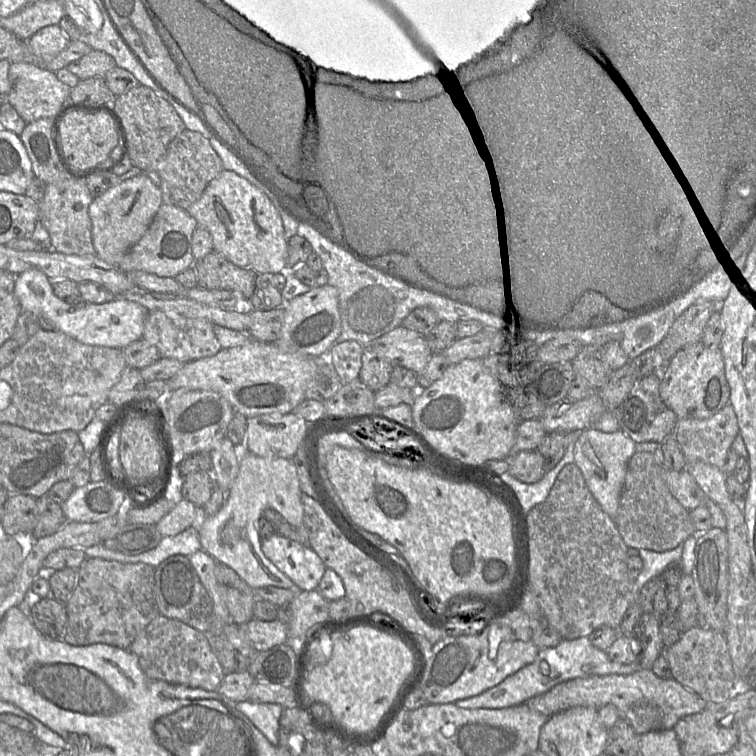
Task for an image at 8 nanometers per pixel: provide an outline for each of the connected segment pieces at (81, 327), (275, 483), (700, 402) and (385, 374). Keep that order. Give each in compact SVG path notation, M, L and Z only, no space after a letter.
M37 269L15 275L15 295L22 311L49 321L53 329L83 344L123 349L143 336L148 310L142 305L123 297L102 304L85 301L78 304L66 303L55 295L53 281Z
M240 451L239 472L228 490L225 502L217 513L198 522L202 550L234 570L250 588L275 586L297 591L297 586L263 553L258 534L258 520L267 508L272 508L294 527L301 527L304 510L301 502L297 468L292 460L262 457Z
M699 342L679 350L663 372L660 379L659 392L662 401L676 414L677 419L707 419L712 417L729 404L730 391L725 378L724 363L720 349L708 348Z
M364 348L358 382L376 392L390 383L392 367L388 360Z

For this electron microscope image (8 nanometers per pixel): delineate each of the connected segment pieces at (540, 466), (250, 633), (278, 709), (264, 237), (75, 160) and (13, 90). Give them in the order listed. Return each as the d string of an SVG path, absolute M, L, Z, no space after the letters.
M536 449L519 451L514 456L509 456L509 459L504 459L504 460L508 460L508 464L509 464L508 471L509 471L509 473L513 477L515 477L516 479L518 479L519 481L521 481L523 483L531 484L531 483L538 482L546 474L545 459L542 456L542 454Z
M252 618L245 624L245 634L254 651L265 651L288 641L288 626L278 619L261 621Z
M245 700L236 703L236 709L261 731L271 744L279 745L279 719L284 709L280 704L255 704Z
M222 170L201 196L185 209L208 231L213 250L234 265L256 274L276 274L287 268L287 243L281 218L270 200L233 171Z
M70 111L63 117L59 125L59 142L69 164L83 173L98 168L97 165L107 159L113 148L120 145L117 126L109 115L81 111Z
M13 62L9 66L8 75L10 92L6 96L6 101L14 107L26 123L34 122L41 118L50 118L52 124L71 103L67 101L71 88L60 82L53 72L29 63Z

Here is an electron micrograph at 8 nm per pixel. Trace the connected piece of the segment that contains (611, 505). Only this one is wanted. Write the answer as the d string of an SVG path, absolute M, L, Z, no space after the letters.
M591 427L586 428L575 443L574 463L580 469L595 500L613 520L619 507L628 462L635 453L636 442L620 430L607 433Z

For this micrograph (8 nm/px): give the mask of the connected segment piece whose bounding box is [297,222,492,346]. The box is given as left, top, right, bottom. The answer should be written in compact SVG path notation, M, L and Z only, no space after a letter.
M299 222L297 234L308 241L313 252L321 259L328 274L327 284L337 289L341 332L336 343L354 340L362 346L368 346L375 339L401 325L407 315L418 307L431 308L439 321L457 324L464 320L477 320L483 326L492 322L489 312L428 292L366 265L347 247L332 242L320 230L307 223Z

